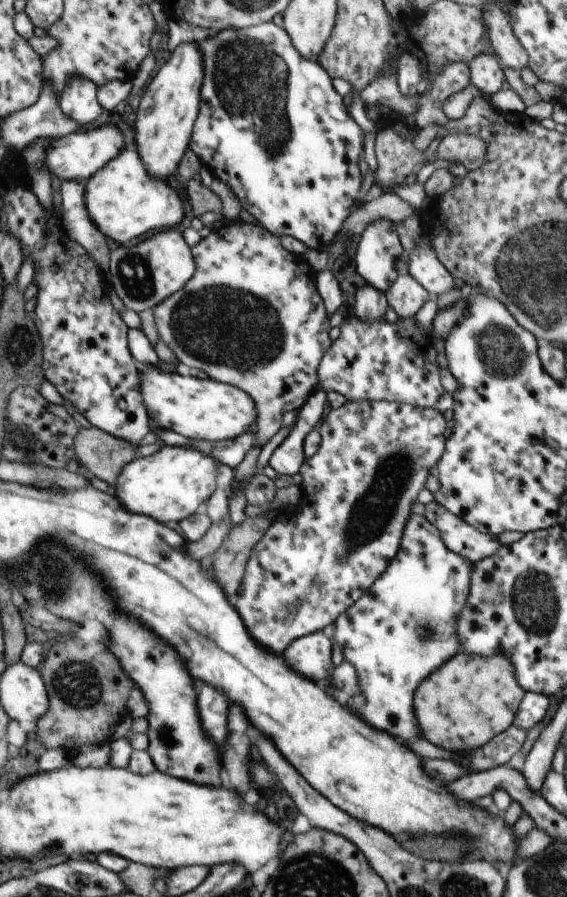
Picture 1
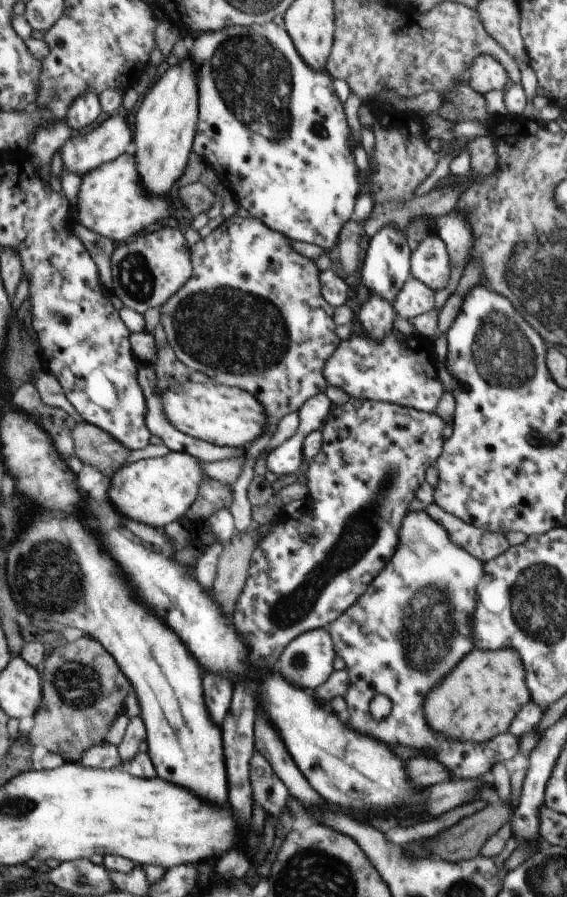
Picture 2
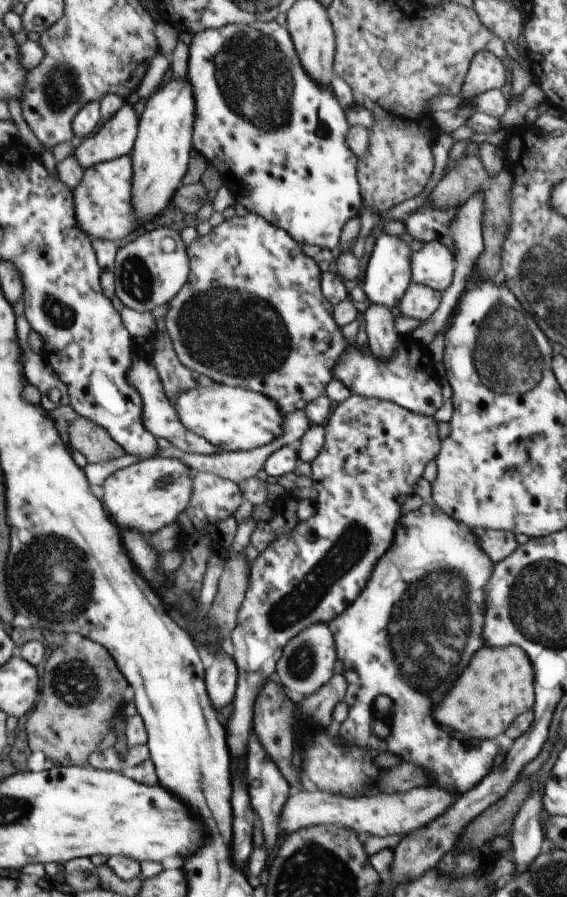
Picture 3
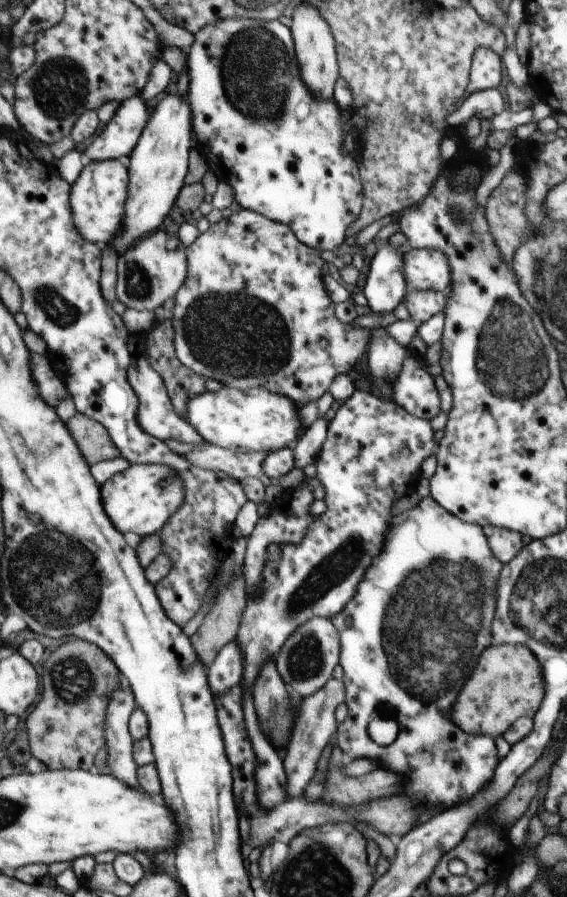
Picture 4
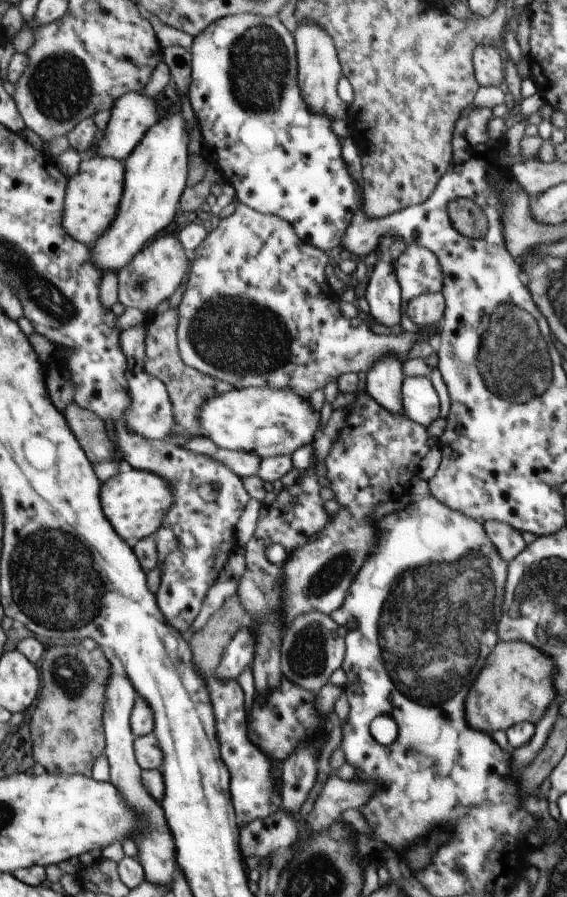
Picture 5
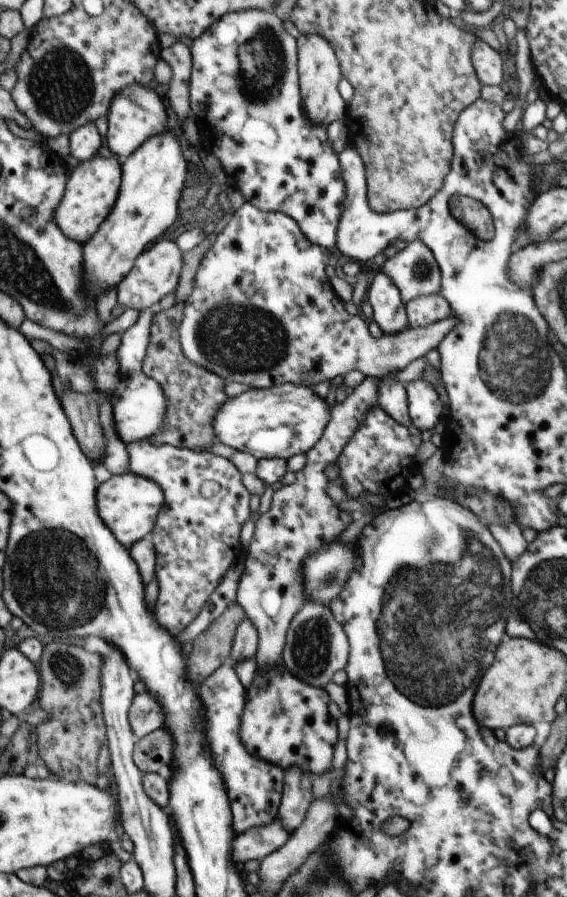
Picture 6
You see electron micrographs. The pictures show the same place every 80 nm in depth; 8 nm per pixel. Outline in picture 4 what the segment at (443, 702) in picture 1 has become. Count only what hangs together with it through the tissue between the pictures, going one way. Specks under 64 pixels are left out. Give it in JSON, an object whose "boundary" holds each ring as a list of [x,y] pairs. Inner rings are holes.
{"boundary":[[[520,644],[491,645],[482,652],[478,668],[464,684],[462,694],[454,704],[454,722],[468,734],[503,736],[518,718],[532,718],[544,698],[542,674],[534,654]]]}

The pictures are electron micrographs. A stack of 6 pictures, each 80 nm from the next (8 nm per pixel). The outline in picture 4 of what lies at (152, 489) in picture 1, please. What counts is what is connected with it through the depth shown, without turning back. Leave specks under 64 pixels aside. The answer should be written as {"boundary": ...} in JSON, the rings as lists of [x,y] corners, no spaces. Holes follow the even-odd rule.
{"boundary":[[[166,463],[132,464],[127,470],[114,474],[102,485],[106,494],[106,512],[122,535],[126,532],[143,537],[159,533],[173,515],[185,504],[187,491],[180,472]]]}

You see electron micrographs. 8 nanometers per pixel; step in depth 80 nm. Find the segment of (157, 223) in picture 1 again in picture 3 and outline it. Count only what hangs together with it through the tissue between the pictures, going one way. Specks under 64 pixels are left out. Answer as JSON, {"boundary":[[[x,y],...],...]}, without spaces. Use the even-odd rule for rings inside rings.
{"boundary":[[[129,155],[83,169],[80,182],[73,188],[73,202],[80,227],[90,238],[122,240],[140,226],[131,205],[133,166]]]}

